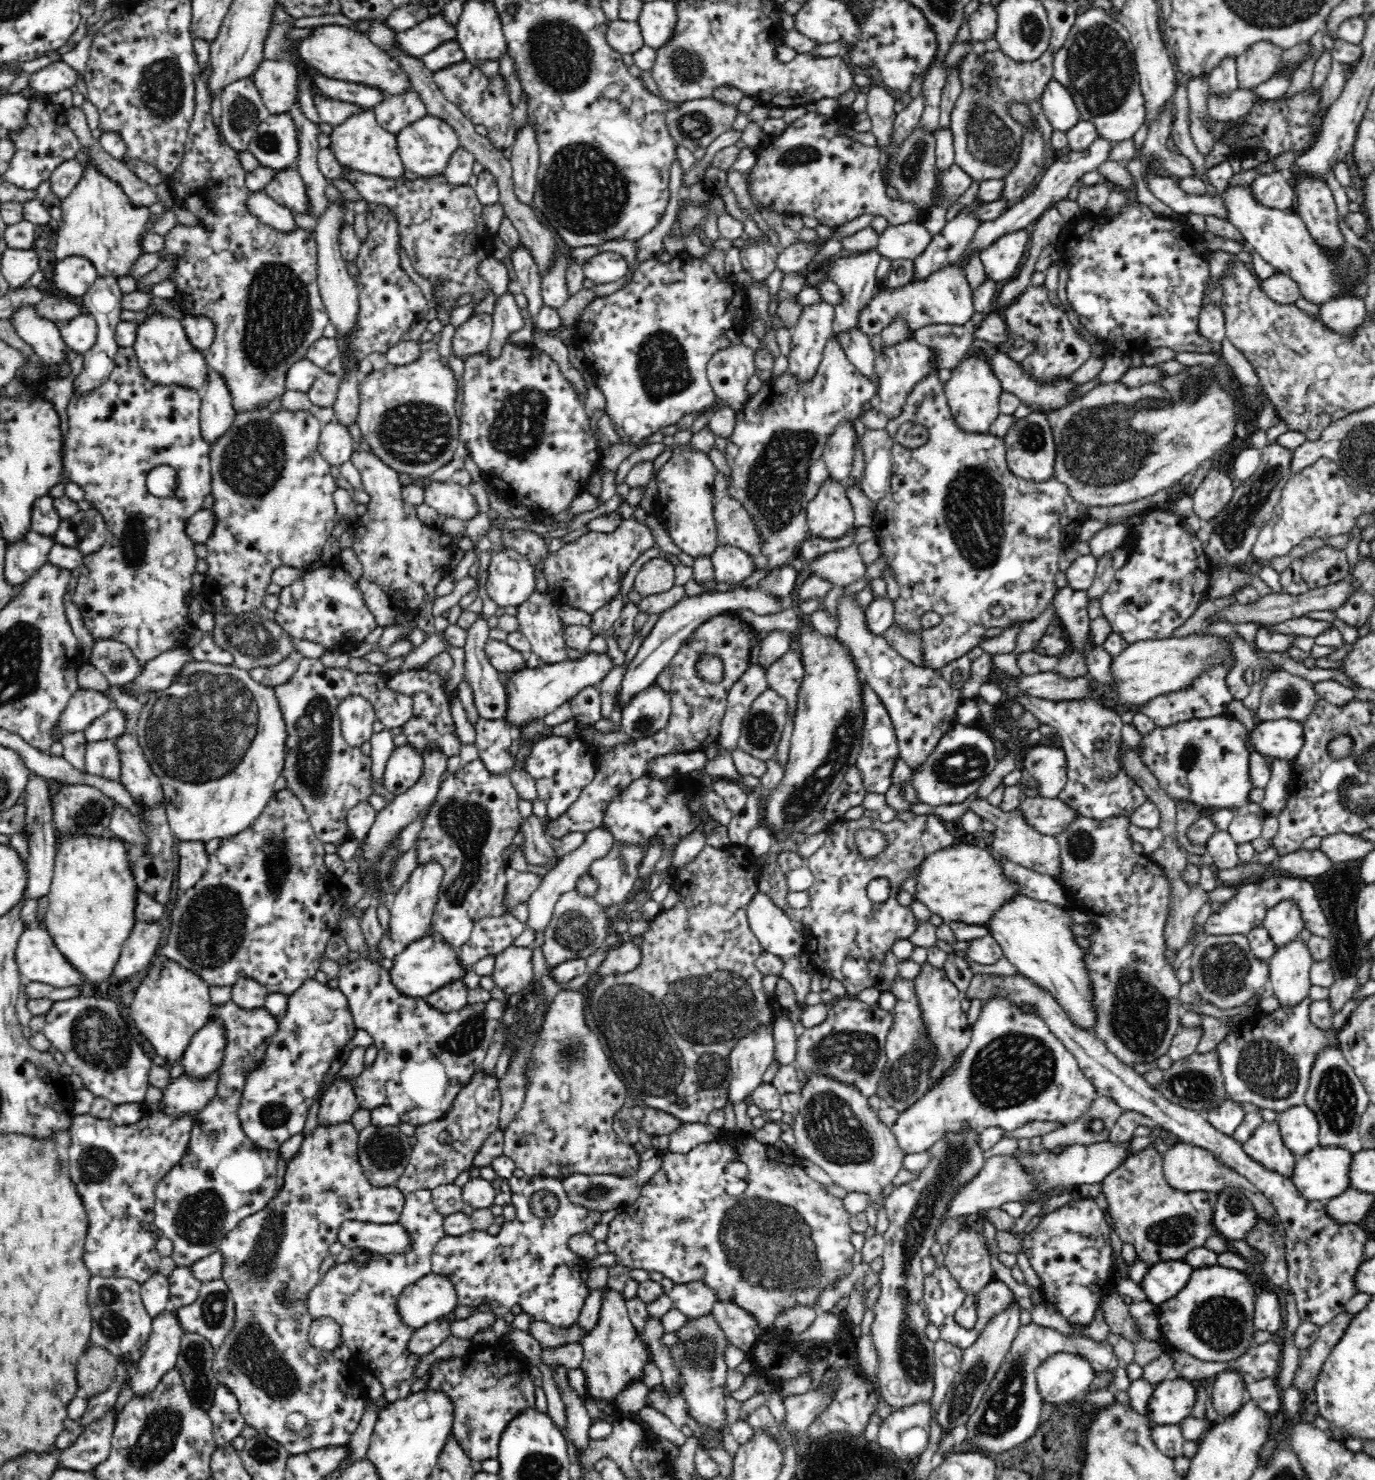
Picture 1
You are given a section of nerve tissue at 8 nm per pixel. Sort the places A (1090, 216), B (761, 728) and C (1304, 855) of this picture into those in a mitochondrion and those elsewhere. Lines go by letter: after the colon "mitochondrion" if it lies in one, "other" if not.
A: other
B: mitochondrion
C: other

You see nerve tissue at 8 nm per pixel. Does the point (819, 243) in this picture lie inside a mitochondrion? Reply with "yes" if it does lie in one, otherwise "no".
no

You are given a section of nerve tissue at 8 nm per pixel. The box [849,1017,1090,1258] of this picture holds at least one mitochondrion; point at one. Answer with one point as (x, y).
(1012, 1069)

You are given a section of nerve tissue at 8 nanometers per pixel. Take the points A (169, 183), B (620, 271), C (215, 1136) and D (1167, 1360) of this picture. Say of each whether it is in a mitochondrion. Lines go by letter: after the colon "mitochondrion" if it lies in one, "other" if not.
A: other
B: other
C: mitochondrion
D: other

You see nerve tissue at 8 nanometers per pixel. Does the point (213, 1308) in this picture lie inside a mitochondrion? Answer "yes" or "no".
yes

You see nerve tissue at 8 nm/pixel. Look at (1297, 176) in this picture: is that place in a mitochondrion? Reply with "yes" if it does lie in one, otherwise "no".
no

